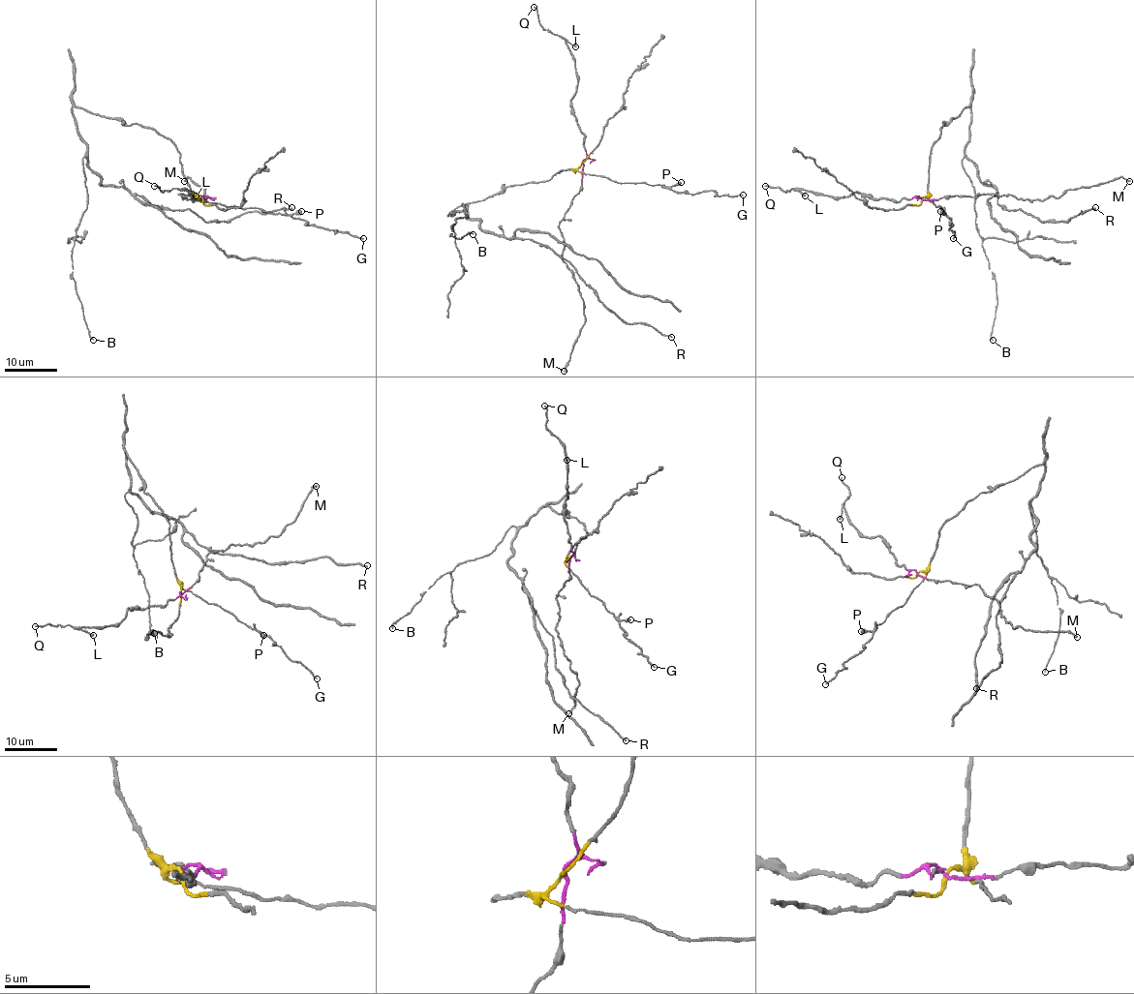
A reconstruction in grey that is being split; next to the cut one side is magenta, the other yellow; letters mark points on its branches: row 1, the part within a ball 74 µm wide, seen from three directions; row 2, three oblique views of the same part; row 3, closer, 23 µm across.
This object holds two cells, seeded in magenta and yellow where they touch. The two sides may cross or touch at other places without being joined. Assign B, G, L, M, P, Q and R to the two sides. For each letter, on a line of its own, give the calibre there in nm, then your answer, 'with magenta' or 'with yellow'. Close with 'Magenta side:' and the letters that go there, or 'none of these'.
B: calibre 160 nm; with yellow
G: calibre 180 nm; with yellow
L: calibre 280 nm; with magenta
M: calibre 200 nm; with magenta
P: calibre 550 nm; with yellow
Q: calibre 190 nm; with magenta
R: calibre 180 nm; with yellow
Magenta side: L, M, Q

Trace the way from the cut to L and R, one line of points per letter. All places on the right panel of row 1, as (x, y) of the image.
L: (921, 198), (915, 196), (891, 201), (867, 197), (859, 192), (830, 197), (803, 190), (805, 196)
R: (921, 198), (939, 129), (966, 106), (971, 114), (965, 155), (1004, 209), (1066, 221), (1095, 208)

